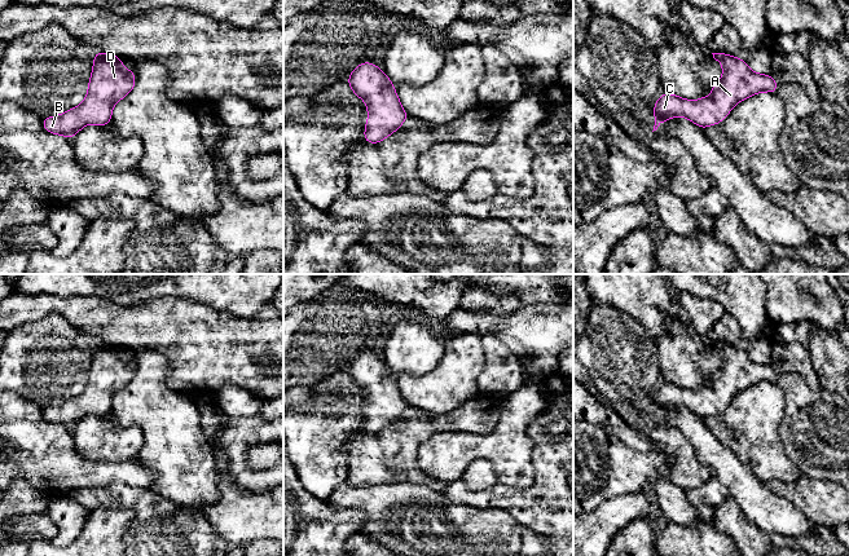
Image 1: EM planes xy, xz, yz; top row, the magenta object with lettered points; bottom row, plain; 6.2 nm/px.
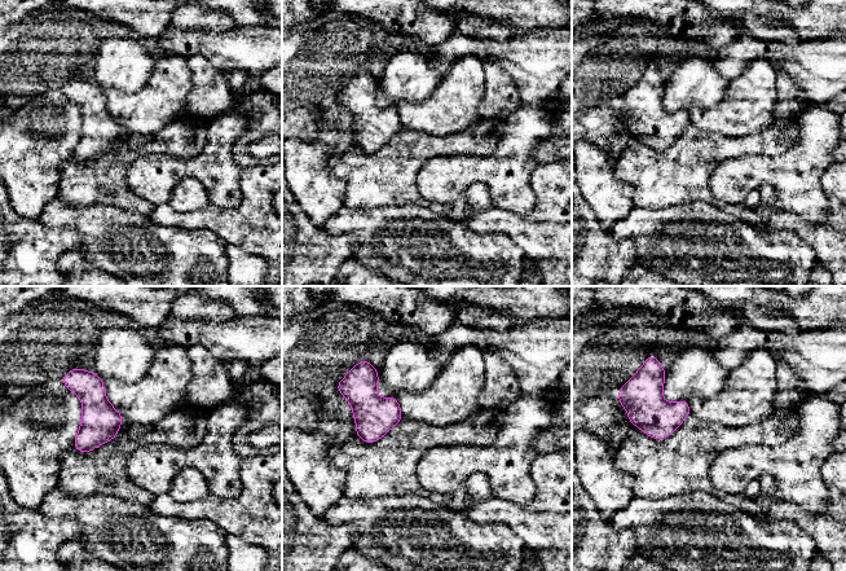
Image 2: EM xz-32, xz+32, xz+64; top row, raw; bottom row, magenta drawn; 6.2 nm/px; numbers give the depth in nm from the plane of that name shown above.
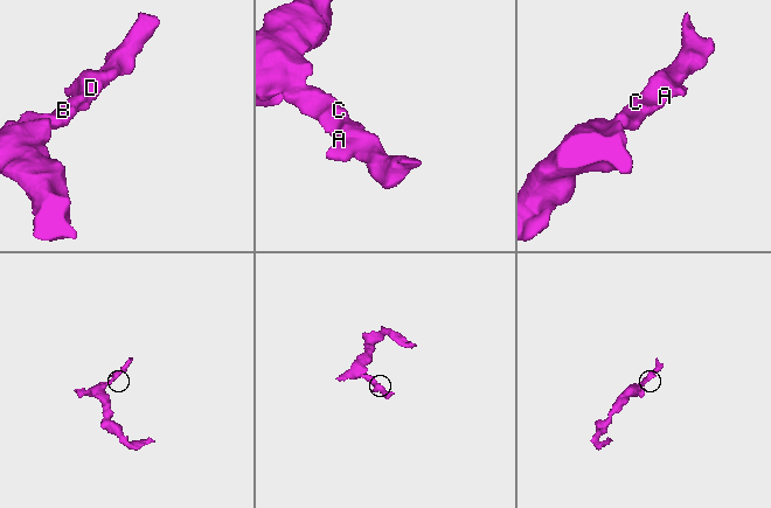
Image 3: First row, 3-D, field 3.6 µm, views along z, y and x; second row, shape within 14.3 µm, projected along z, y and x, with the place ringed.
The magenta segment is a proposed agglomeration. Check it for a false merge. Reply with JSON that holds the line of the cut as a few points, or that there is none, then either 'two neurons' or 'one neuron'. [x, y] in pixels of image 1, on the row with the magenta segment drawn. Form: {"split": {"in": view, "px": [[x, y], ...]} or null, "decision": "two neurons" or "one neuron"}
{"split": null, "decision": "one neuron"}

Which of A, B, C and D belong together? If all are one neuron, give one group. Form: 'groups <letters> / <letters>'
groups A B C D

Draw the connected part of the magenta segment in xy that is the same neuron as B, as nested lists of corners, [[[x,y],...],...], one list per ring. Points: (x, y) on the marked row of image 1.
[[[94,52],[84,102],[61,115],[43,118],[43,128],[71,140],[85,124],[110,124],[113,106],[133,91],[136,81],[136,75],[122,65],[120,58]]]

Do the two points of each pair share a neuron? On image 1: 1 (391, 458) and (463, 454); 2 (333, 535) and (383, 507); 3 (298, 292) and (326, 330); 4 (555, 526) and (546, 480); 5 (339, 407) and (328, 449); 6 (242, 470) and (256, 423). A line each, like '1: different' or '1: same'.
1: different
2: different
3: different
4: same
5: same
6: same

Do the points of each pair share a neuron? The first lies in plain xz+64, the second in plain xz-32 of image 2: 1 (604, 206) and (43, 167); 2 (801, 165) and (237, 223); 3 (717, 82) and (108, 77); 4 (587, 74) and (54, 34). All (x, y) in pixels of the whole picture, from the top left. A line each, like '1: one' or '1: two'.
1: one
2: two
3: one
4: one

